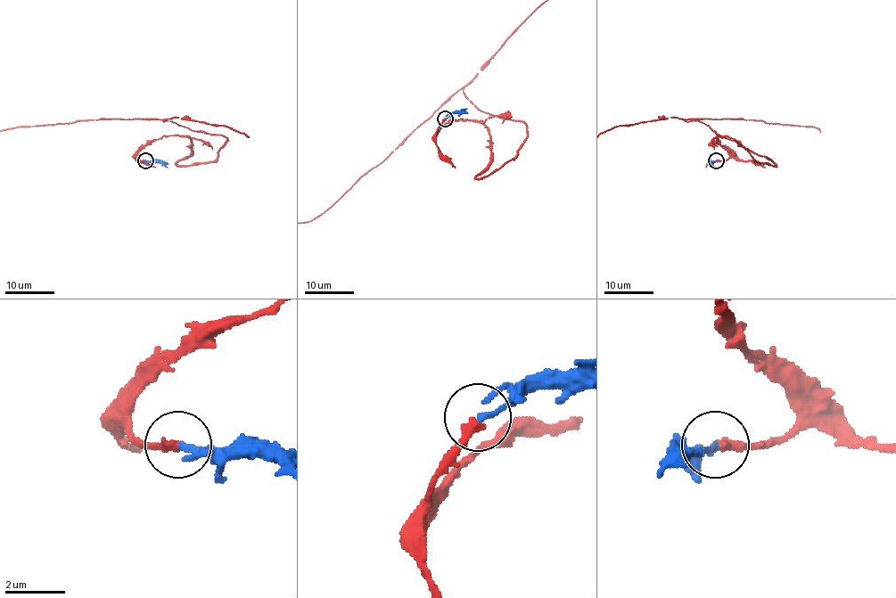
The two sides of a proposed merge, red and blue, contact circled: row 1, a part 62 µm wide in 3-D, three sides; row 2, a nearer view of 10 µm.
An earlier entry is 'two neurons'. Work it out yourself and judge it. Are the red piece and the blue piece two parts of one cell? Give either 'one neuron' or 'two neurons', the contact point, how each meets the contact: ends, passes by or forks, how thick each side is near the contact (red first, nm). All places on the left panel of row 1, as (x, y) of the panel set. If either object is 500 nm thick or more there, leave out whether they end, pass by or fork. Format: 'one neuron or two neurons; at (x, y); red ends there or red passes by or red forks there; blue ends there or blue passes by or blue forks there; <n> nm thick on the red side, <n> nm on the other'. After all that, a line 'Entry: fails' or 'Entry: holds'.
one neuron; at (145, 160); red ends there; blue ends there; 320 nm thick on the red side, 190 nm on the other
Entry: fails

